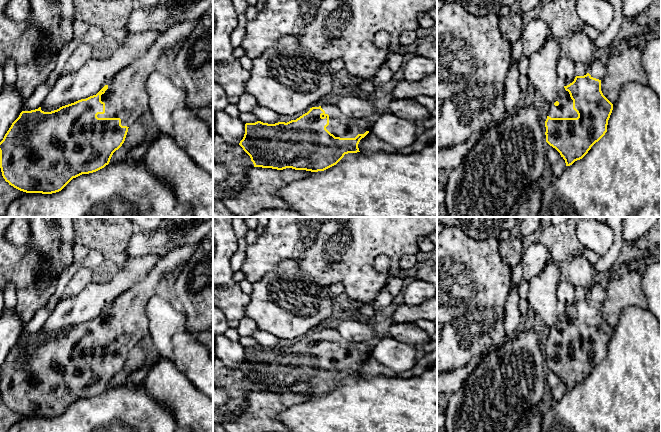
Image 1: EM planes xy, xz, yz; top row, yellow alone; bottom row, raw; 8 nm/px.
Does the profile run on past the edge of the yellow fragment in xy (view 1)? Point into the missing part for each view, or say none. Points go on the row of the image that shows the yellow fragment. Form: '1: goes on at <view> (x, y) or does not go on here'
1: goes on at xy (126, 98)

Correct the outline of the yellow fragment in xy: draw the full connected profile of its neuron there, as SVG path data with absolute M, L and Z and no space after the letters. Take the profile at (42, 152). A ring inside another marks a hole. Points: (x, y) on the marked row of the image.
M200 19L174 24L157 38L147 52L121 69L96 95L44 112L41 107L22 111L0 142L0 168L9 185L26 193L52 194L61 191L73 178L96 172L109 164L113 153L125 141L128 128L148 110L146 80L163 63L167 52L175 51L197 27Z

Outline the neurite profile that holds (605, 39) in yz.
M608 0L614 8L614 21L594 41L595 48L600 54L606 54L610 46L615 42L624 15L622 13L622 0Z

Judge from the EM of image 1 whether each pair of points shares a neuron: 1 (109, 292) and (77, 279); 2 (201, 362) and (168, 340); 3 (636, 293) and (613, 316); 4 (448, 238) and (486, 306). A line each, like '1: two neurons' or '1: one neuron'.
1: two neurons
2: one neuron
3: one neuron
4: one neuron

